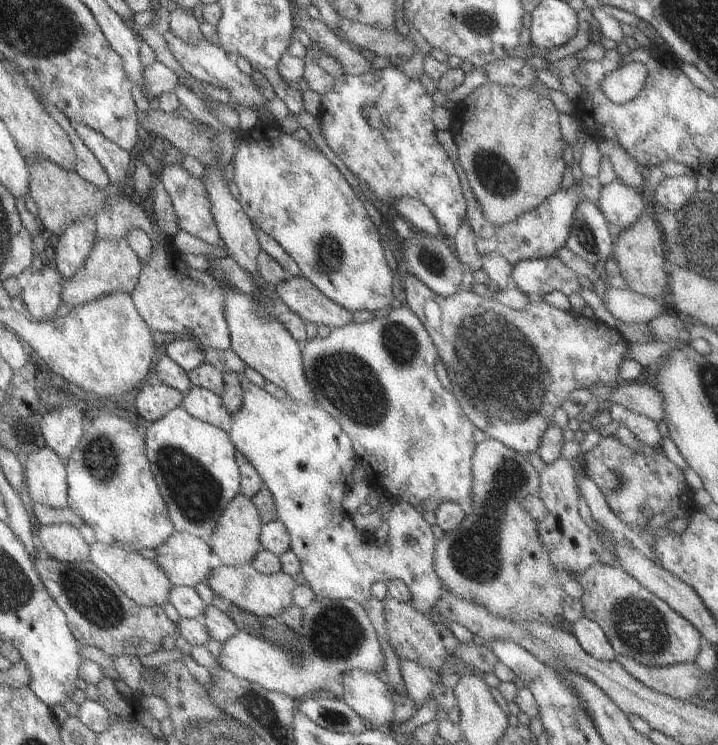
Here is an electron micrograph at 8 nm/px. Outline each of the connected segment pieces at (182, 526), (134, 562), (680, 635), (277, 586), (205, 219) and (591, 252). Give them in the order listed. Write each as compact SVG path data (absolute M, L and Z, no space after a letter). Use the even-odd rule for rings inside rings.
M180 404L162 418L152 421L144 440L150 468L165 500L174 530L208 540L224 514L226 505L240 493L241 476L235 457L237 448L232 444L229 434L213 424L190 416Z
M95 540L89 546L89 561L103 570L136 604L153 607L164 605L168 601L171 582L155 560L144 558L139 553L127 551L125 548L102 544Z
M598 562L572 578L582 586L583 616L597 622L606 633L616 654L632 657L649 667L692 663L700 650L702 635L670 605L626 571Z
M244 563L238 566L220 565L205 578L204 583L210 587L215 595L228 600L232 605L238 606L243 611L251 612L258 616L278 616L282 611L293 604L293 590L302 581L288 576L284 571L265 575L258 572L252 563Z
M169 163L168 166L166 165L160 172L160 178L166 192L168 192L168 196L170 196L170 200L173 201L179 230L189 232L208 244L218 244L221 236L212 216L210 201L202 179L195 178L192 174L189 174L181 163Z
M584 195L574 209L570 234L565 245L576 256L593 265L606 260L613 251L608 222L600 209Z

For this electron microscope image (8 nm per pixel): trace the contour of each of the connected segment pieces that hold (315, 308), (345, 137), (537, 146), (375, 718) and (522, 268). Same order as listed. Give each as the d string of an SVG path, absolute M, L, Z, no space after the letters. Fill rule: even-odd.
M302 275L286 279L275 286L275 291L281 302L290 307L290 310L305 322L314 322L316 325L325 324L332 329L353 322L353 313L324 296Z
M398 67L374 69L359 75L342 73L335 78L330 92L321 96L321 133L359 182L364 182L378 200L392 209L398 197L412 197L423 202L436 217L445 236L455 236L467 213L461 180L448 154L436 138L432 115L435 104L418 77L408 77Z
M488 80L469 92L452 109L449 131L457 145L460 164L482 214L496 227L530 212L561 188L560 183L566 168L562 152L566 144L562 139L558 118L560 112L546 96L538 95L530 88L503 87Z
M375 672L343 674L343 701L372 729L387 729L393 720L393 700L388 684Z
M554 255L517 262L511 276L530 301L539 301L553 290L560 290L568 297L574 292L580 293L582 288L577 272Z

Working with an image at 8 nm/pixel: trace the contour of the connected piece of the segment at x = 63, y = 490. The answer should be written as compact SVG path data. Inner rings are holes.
M47 446L28 455L24 466L26 490L33 503L52 508L64 508L67 497L67 459L58 456Z

